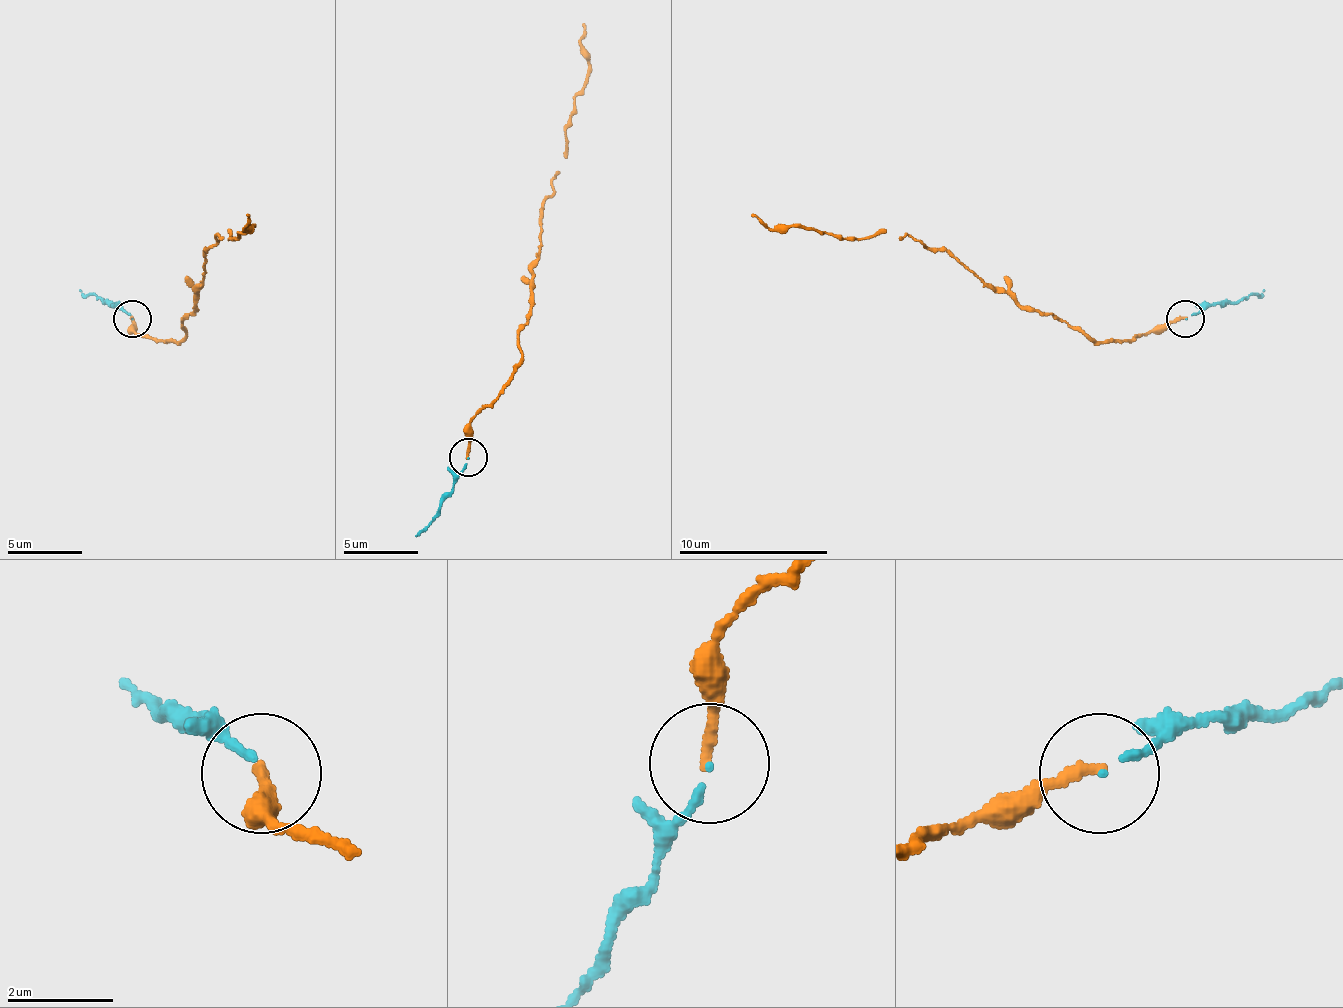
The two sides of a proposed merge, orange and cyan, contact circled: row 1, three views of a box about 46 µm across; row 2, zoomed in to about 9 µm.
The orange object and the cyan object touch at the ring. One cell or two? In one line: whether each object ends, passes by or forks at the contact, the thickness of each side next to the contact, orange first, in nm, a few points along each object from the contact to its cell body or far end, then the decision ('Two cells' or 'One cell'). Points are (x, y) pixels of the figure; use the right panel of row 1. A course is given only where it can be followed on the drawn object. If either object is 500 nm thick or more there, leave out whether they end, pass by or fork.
At the ring orange ends. At the ring cyan ends. Thickness 200 nm (orange) against 110 nm. Course of orange: (1186, 320), (1096, 342), (1025, 312), (921, 241), (771, 230), (752, 215). Course of cyan: (1186, 320), (1208, 305), (1238, 305), (1264, 290). One cell

